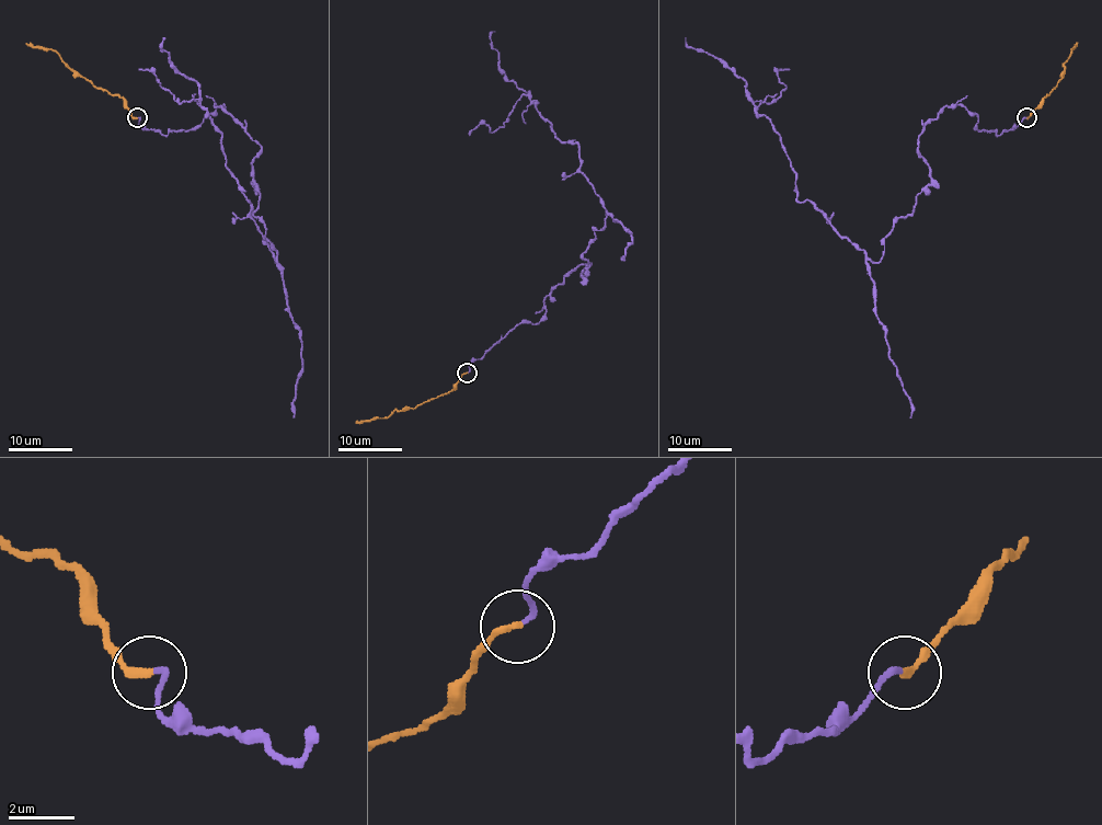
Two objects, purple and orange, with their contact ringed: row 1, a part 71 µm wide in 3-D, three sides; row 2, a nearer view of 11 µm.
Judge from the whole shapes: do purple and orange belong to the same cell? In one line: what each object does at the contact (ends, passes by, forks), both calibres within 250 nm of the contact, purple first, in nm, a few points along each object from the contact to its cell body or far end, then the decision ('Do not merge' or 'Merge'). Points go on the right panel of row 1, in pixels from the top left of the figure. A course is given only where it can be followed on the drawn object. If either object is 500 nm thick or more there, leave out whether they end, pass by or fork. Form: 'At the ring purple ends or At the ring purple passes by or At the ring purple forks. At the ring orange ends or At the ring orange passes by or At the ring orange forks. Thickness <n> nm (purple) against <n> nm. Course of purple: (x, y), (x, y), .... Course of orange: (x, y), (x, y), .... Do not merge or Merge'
At the ring purple ends. At the ring orange ends. Thickness 160 nm (purple) against 200 nm. Course of purple: (1026, 118), (997, 135), (944, 107), (918, 138), (931, 183), (873, 262), (801, 202), (746, 83), (685, 37). Course of orange: (1026, 118), (1062, 78), (1064, 64), (1076, 43). Merge

